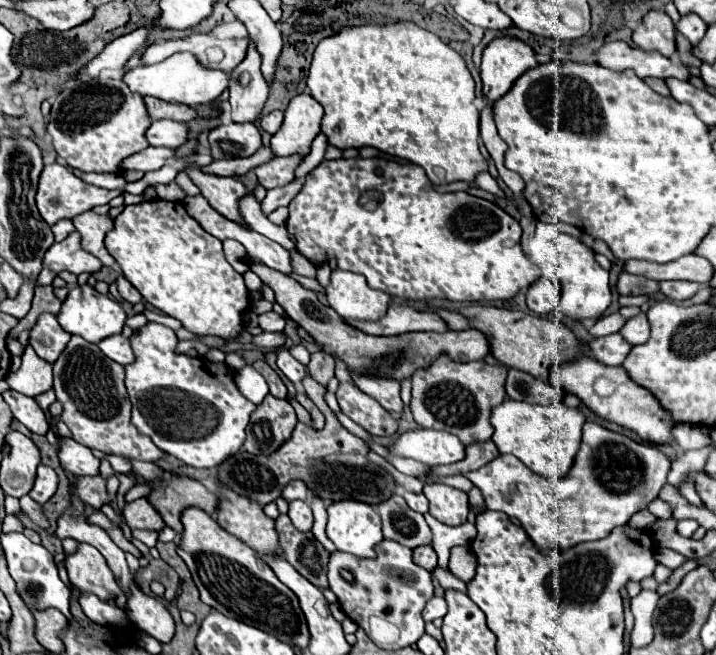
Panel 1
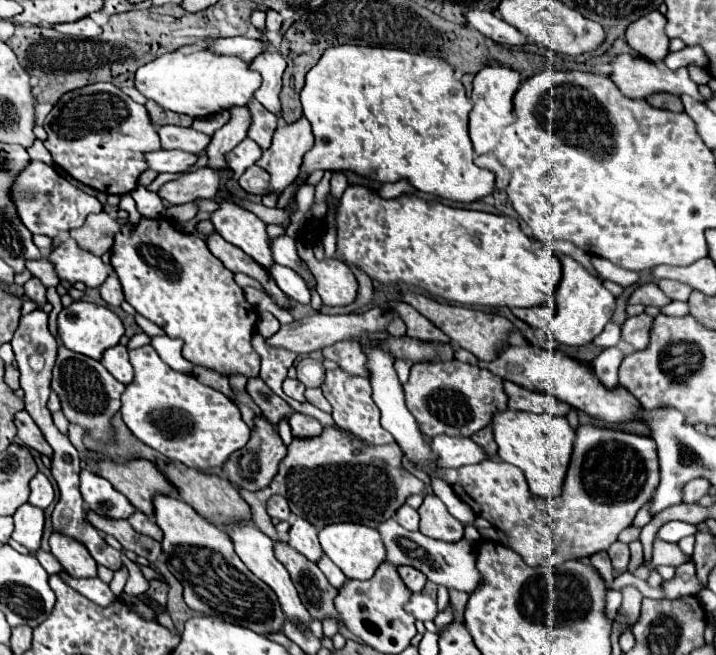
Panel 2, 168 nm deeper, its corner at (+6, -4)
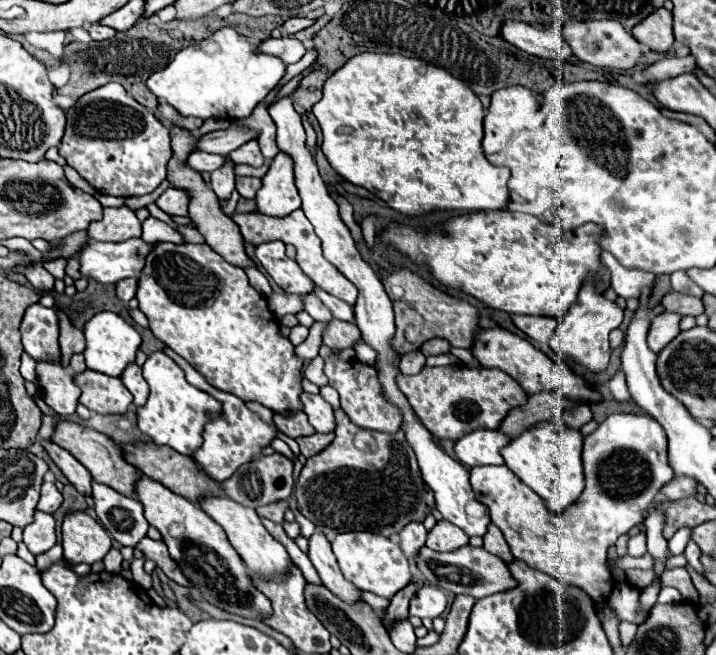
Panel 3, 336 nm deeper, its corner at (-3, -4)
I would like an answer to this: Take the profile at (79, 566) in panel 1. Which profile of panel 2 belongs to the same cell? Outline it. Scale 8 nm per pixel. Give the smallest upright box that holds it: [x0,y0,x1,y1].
[49,533,97,577]

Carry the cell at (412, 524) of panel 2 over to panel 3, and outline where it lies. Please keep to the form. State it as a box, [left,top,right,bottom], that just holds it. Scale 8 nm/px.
[398,523,426,565]

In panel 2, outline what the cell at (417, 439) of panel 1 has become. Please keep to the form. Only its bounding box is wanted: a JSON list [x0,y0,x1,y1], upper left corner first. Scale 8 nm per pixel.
[431,435,485,467]

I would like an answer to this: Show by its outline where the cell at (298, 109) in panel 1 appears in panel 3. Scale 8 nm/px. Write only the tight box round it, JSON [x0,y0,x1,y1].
[256,153,300,217]

